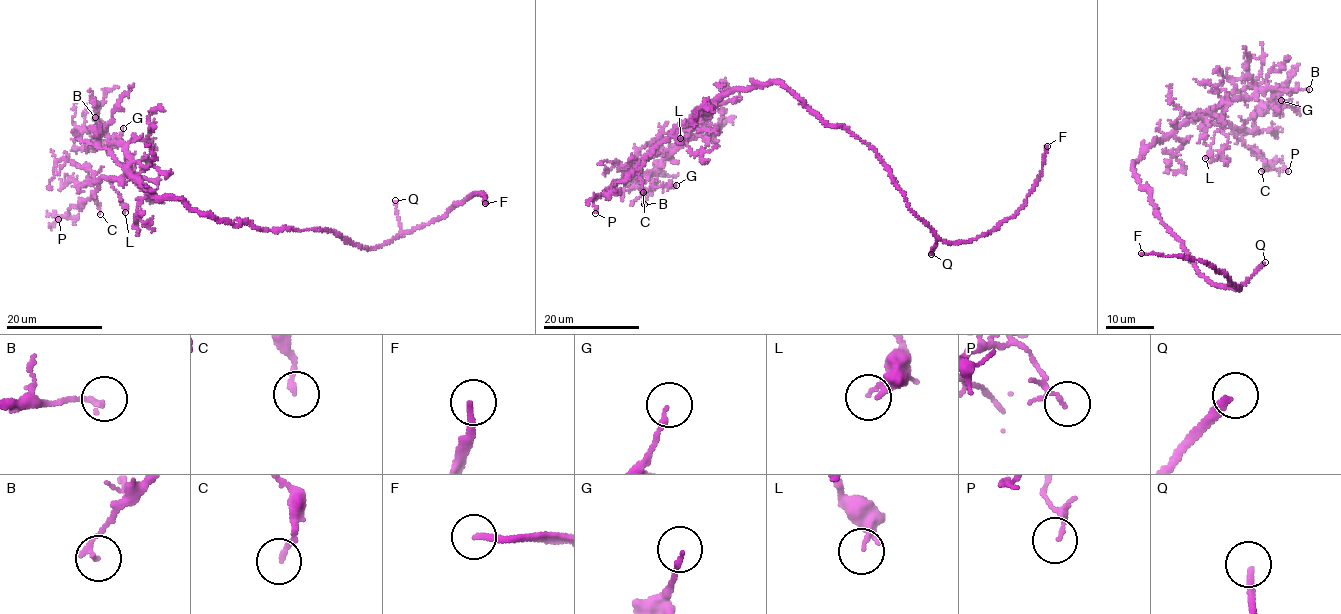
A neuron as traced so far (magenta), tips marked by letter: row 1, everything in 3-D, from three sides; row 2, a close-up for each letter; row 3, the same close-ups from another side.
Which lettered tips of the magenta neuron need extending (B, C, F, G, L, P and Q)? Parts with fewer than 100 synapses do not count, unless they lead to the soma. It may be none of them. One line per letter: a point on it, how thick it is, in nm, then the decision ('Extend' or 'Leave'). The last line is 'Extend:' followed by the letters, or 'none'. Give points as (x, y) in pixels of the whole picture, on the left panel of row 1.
B: Place: (95, 117). Thickness 160 nm. Leave
C: Place: (100, 214). Thickness 180 nm. Leave
F: Place: (485, 203). Thickness 170 nm. Extend
G: Place: (123, 128). Thickness 140 nm. Leave
L: Place: (125, 212). Thickness 220 nm. Leave
P: Place: (58, 219). Thickness 80 nm. Leave
Q: Place: (395, 200). Thickness 240 nm. Extend
Extend: F, Q

